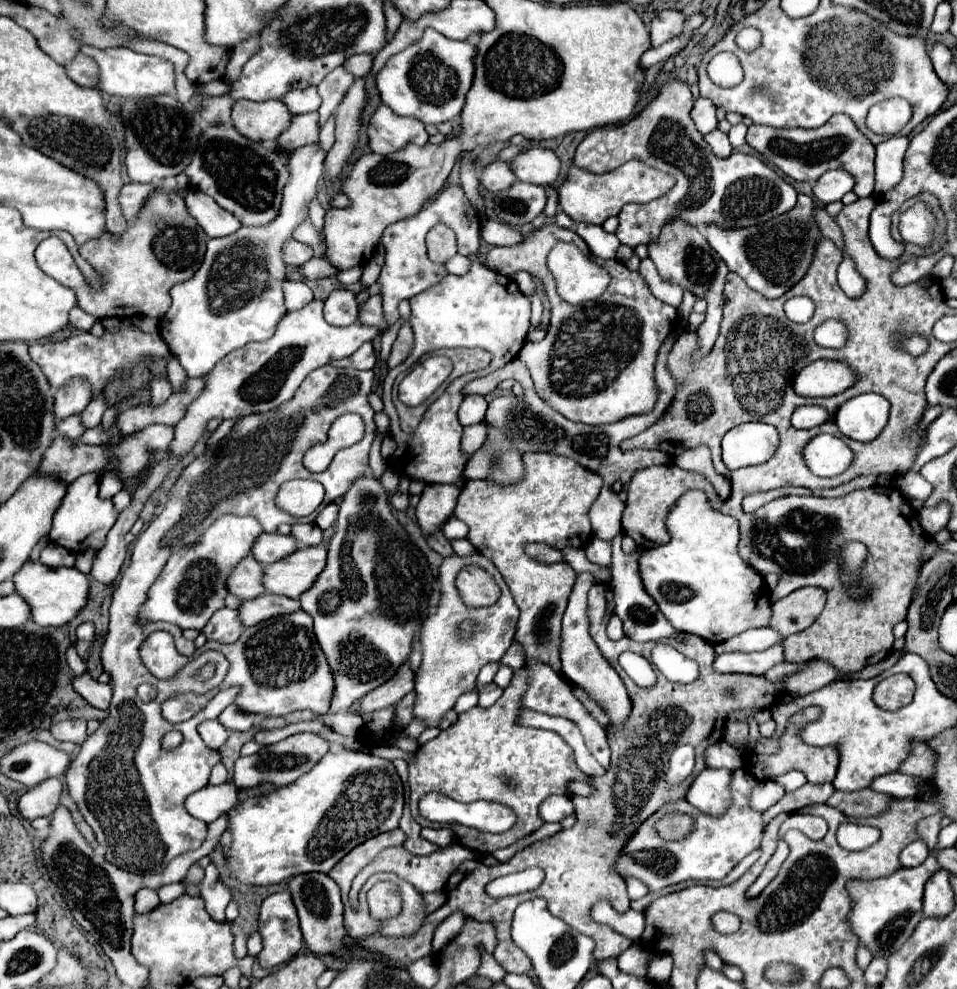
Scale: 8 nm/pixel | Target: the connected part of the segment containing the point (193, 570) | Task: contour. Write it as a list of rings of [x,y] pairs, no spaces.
[[[220,516],[194,546],[186,550],[178,550],[170,556],[162,574],[154,582],[148,592],[148,600],[138,612],[138,624],[146,622],[170,622],[180,630],[196,628],[202,630],[210,616],[224,608],[224,600],[230,592],[226,592],[226,578],[234,566],[252,554],[252,546],[262,534],[262,526],[254,516]]]

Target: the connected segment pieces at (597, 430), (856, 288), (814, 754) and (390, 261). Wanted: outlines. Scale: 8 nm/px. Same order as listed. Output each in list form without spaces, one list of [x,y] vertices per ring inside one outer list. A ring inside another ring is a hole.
[[[670,332],[664,338],[664,342],[658,350],[658,358],[656,358],[656,366],[654,366],[654,378],[656,378],[656,386],[660,390],[660,396],[658,396],[656,406],[650,414],[634,414],[630,418],[622,418],[618,422],[602,424],[602,426],[576,424],[576,422],[566,420],[564,416],[560,416],[544,400],[538,398],[538,394],[532,388],[532,378],[530,378],[528,370],[524,370],[524,374],[518,374],[518,382],[524,384],[526,396],[522,396],[522,398],[502,396],[502,398],[494,398],[490,402],[490,408],[486,412],[486,420],[490,424],[498,426],[498,428],[504,428],[508,434],[512,434],[512,440],[514,440],[514,444],[518,444],[518,450],[522,454],[524,452],[550,452],[550,454],[556,452],[560,456],[568,456],[568,458],[580,462],[584,468],[592,468],[594,472],[598,472],[604,478],[604,486],[602,486],[596,502],[590,508],[592,530],[622,530],[620,518],[622,518],[622,510],[626,506],[628,484],[630,484],[636,468],[646,468],[646,466],[658,464],[658,458],[654,458],[654,454],[650,454],[650,450],[622,452],[620,442],[624,438],[632,438],[634,434],[644,432],[670,406],[670,402],[674,398],[674,392],[676,392],[676,384],[674,384],[672,374],[666,370],[666,356],[668,356],[674,342],[676,342],[676,334]],[[608,434],[614,434],[614,436],[608,436]]]
[[[844,256],[840,266],[838,266],[838,282],[840,282],[840,288],[850,298],[860,298],[866,290],[866,282],[864,282],[862,276],[858,276],[854,260],[850,256]]]
[[[806,708],[806,718],[802,718],[800,714],[794,714],[790,718],[790,728],[784,732],[784,736],[780,738],[780,752],[772,754],[772,756],[758,756],[758,754],[746,754],[746,768],[752,776],[756,776],[758,780],[770,780],[770,776],[778,776],[778,774],[786,774],[790,770],[800,770],[806,776],[808,782],[811,783],[826,783],[832,782],[836,776],[838,769],[838,748],[834,746],[810,746],[800,738],[800,730],[808,724],[814,722],[822,716],[820,708]]]
[[[448,186],[444,188],[438,198],[434,198],[428,206],[424,206],[418,214],[410,218],[402,218],[394,224],[390,224],[382,234],[382,244],[386,248],[386,262],[382,266],[378,282],[382,284],[382,298],[384,298],[384,316],[388,324],[394,324],[398,320],[398,304],[400,300],[410,300],[412,296],[428,290],[430,286],[436,286],[444,276],[446,268],[430,262],[426,254],[426,234],[432,226],[446,224],[454,230],[458,240],[458,252],[468,256],[470,252],[476,252],[480,246],[480,218],[474,214],[474,208],[470,200],[466,198],[462,186]]]

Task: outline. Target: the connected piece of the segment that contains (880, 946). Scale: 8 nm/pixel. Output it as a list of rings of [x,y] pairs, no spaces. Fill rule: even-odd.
[[[930,852],[928,860],[916,868],[900,868],[890,876],[878,878],[878,880],[852,880],[848,884],[848,892],[852,896],[852,912],[848,914],[848,924],[854,932],[856,938],[860,938],[860,944],[866,946],[872,956],[880,956],[880,958],[888,958],[890,954],[894,954],[894,950],[900,950],[902,944],[910,938],[910,934],[916,930],[918,922],[922,920],[922,894],[924,894],[924,884],[928,882],[928,878],[940,870],[938,860],[936,860],[938,852]]]

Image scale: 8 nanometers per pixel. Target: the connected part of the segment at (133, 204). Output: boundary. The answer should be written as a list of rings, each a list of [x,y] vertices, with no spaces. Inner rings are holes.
[[[126,184],[120,192],[120,204],[128,222],[136,222],[142,204],[150,194],[154,194],[160,186],[156,184]]]

